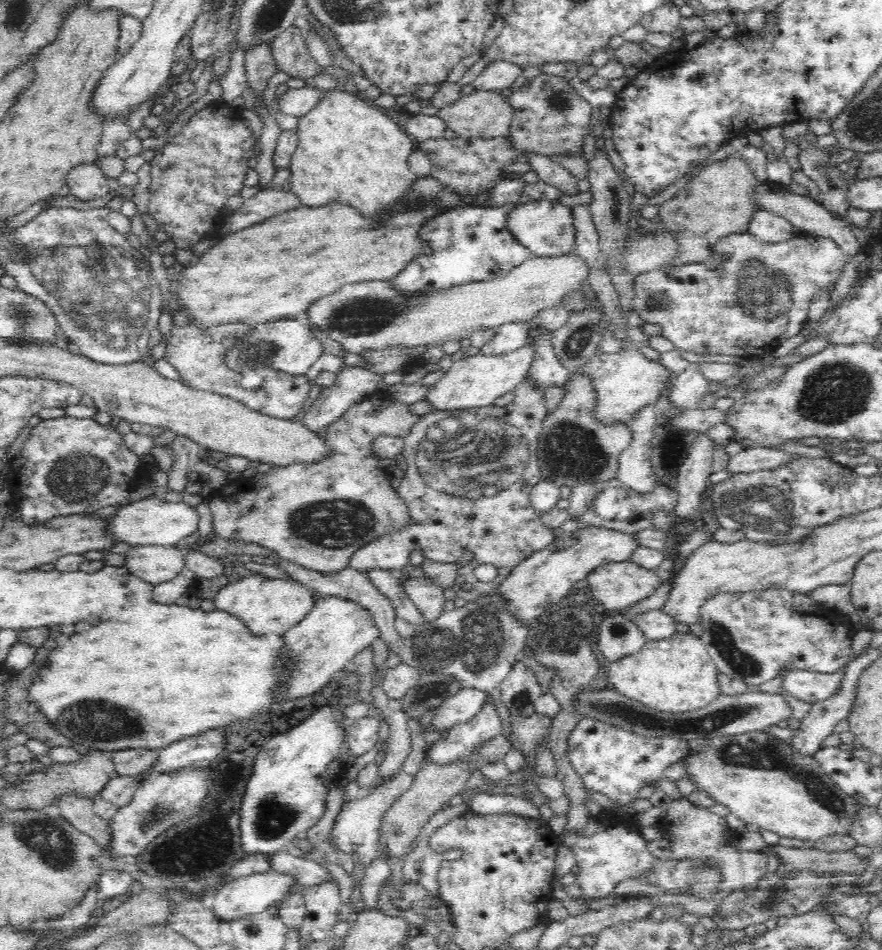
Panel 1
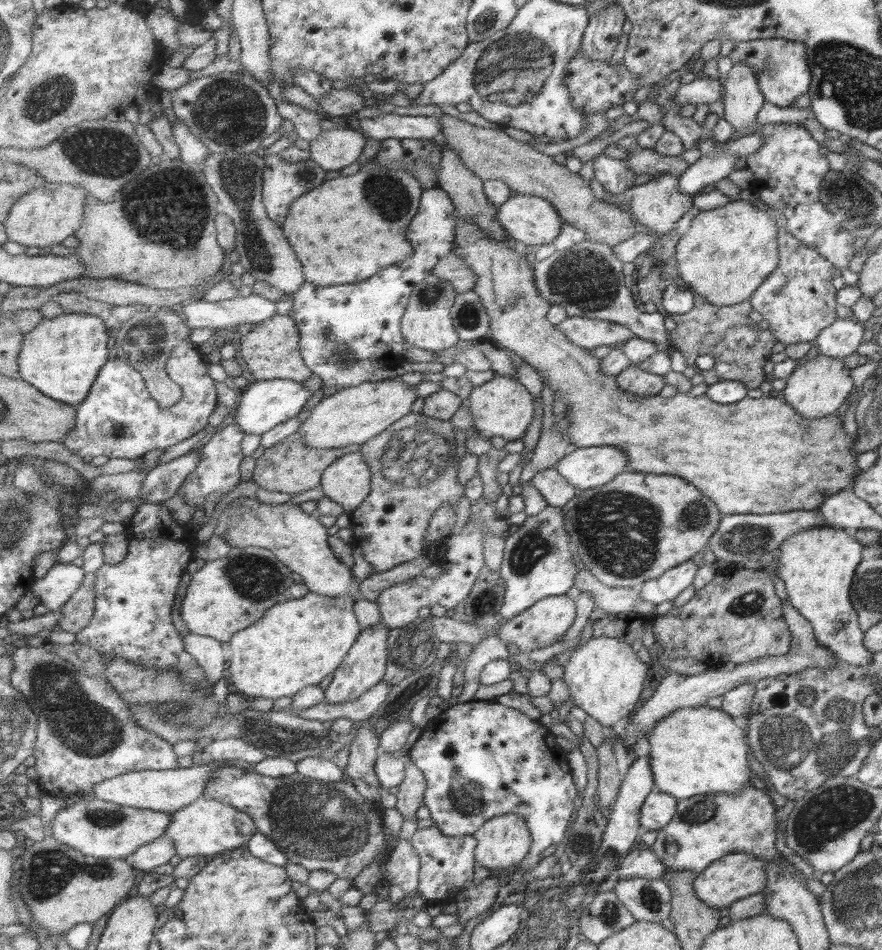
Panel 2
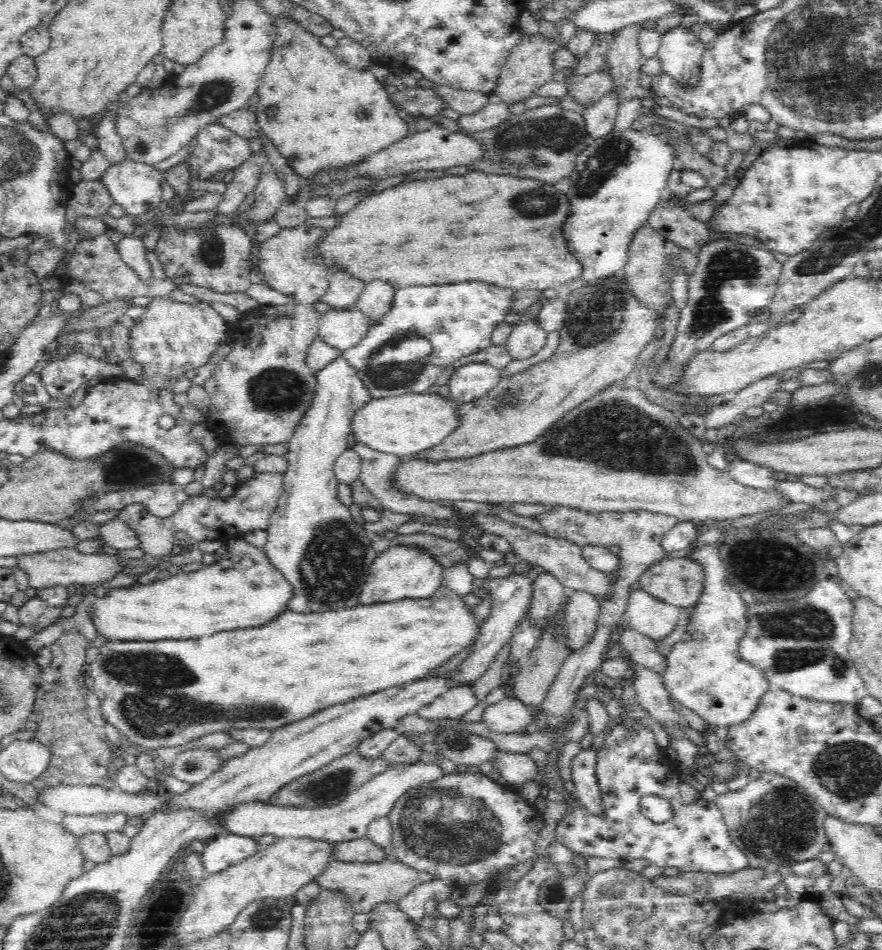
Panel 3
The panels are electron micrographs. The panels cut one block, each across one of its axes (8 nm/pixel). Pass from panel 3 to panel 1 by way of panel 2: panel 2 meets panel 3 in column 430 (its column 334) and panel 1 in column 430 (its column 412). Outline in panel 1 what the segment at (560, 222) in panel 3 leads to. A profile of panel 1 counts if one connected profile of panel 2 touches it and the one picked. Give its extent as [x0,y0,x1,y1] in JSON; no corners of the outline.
[176,175,498,328]

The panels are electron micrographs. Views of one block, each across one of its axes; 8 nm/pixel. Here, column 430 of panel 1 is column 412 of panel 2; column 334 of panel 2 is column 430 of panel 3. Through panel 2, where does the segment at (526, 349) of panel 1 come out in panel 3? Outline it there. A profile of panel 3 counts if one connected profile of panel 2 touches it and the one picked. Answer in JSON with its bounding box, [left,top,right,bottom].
[351,392,458,458]

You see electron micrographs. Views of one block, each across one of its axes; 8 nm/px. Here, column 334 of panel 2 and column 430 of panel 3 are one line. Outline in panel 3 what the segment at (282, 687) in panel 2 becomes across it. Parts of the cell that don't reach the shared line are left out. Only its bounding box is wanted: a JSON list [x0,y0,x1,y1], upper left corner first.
[87,586,485,751]

